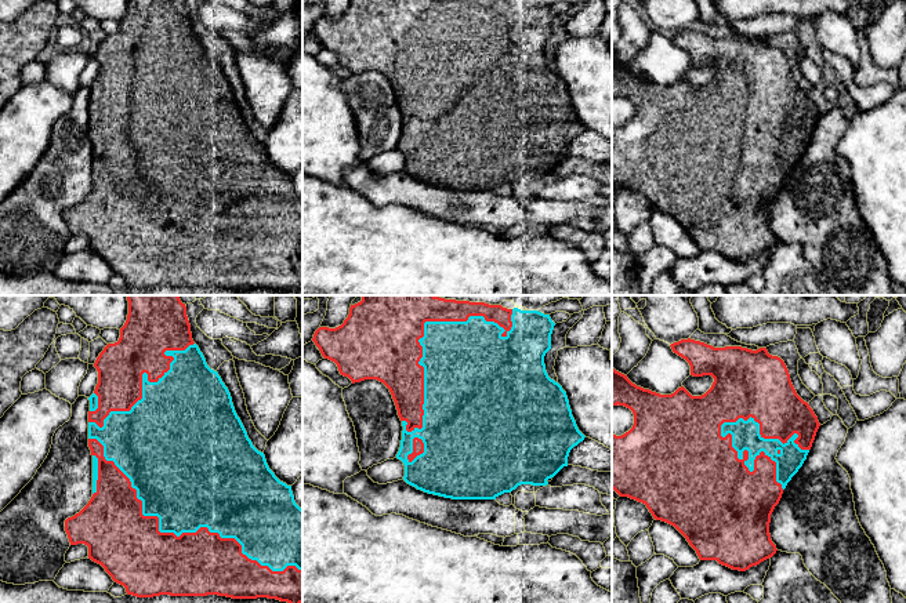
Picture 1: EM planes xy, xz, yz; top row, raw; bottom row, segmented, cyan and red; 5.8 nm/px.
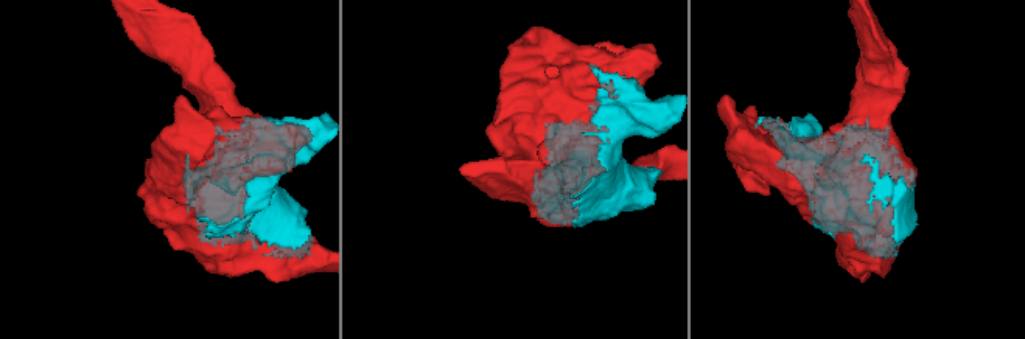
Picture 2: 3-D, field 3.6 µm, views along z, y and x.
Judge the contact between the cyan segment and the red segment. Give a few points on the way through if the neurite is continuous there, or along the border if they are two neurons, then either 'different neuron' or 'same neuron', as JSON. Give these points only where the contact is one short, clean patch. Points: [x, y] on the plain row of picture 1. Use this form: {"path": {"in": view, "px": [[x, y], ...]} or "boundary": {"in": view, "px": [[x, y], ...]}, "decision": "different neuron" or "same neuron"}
{"decision": "same neuron"}

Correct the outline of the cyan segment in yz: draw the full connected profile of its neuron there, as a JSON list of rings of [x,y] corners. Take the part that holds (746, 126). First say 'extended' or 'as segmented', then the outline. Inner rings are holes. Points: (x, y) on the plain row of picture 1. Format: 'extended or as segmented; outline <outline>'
extended; outline [[[691,29],[681,30],[670,37],[674,44],[689,54],[691,66],[711,66],[714,73],[702,87],[692,87],[684,77],[678,79],[671,86],[660,86],[637,77],[627,66],[612,59],[612,97],[624,97],[634,105],[634,116],[628,123],[621,127],[612,124],[612,179],[620,188],[628,188],[645,195],[653,210],[674,217],[696,241],[700,251],[717,251],[720,255],[732,261],[746,262],[776,244],[776,236],[772,233],[769,225],[771,206],[779,195],[787,174],[807,150],[820,115],[809,95],[797,86],[784,52],[778,47],[769,46],[767,39],[760,39],[757,41],[742,37],[714,39]]]

